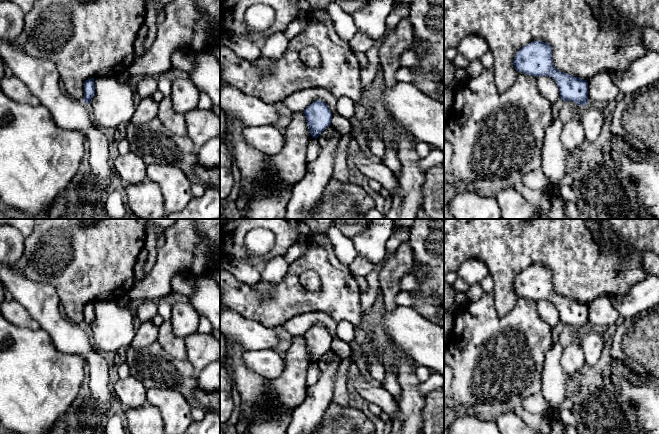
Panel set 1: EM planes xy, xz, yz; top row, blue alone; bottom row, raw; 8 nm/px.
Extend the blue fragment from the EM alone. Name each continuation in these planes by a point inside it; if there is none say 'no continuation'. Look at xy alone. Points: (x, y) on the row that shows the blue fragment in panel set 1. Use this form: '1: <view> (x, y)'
no continuation

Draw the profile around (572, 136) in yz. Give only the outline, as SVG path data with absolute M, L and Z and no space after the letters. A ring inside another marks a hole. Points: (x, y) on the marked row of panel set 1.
M579 119L570 120L563 125L560 140L564 148L573 155L581 150L585 142L585 133Z

